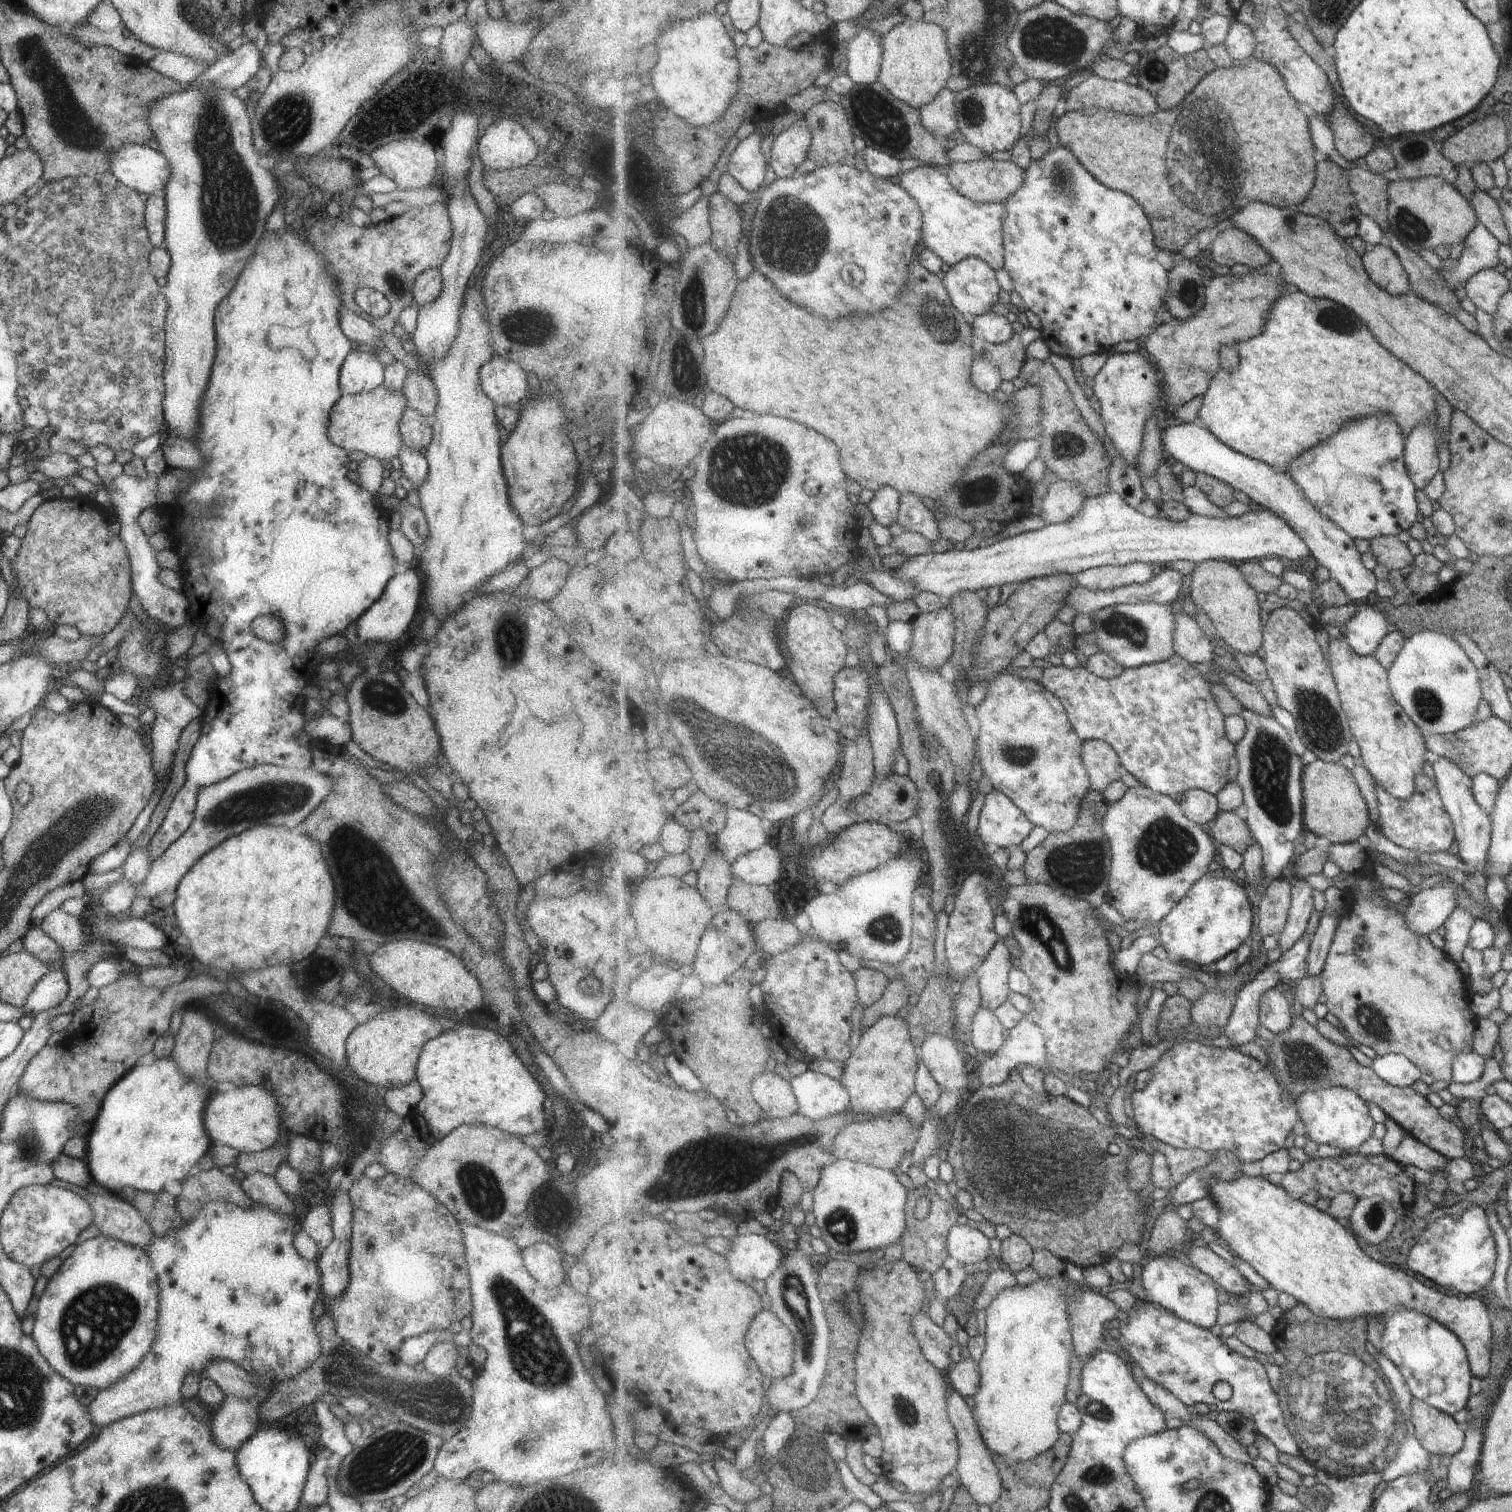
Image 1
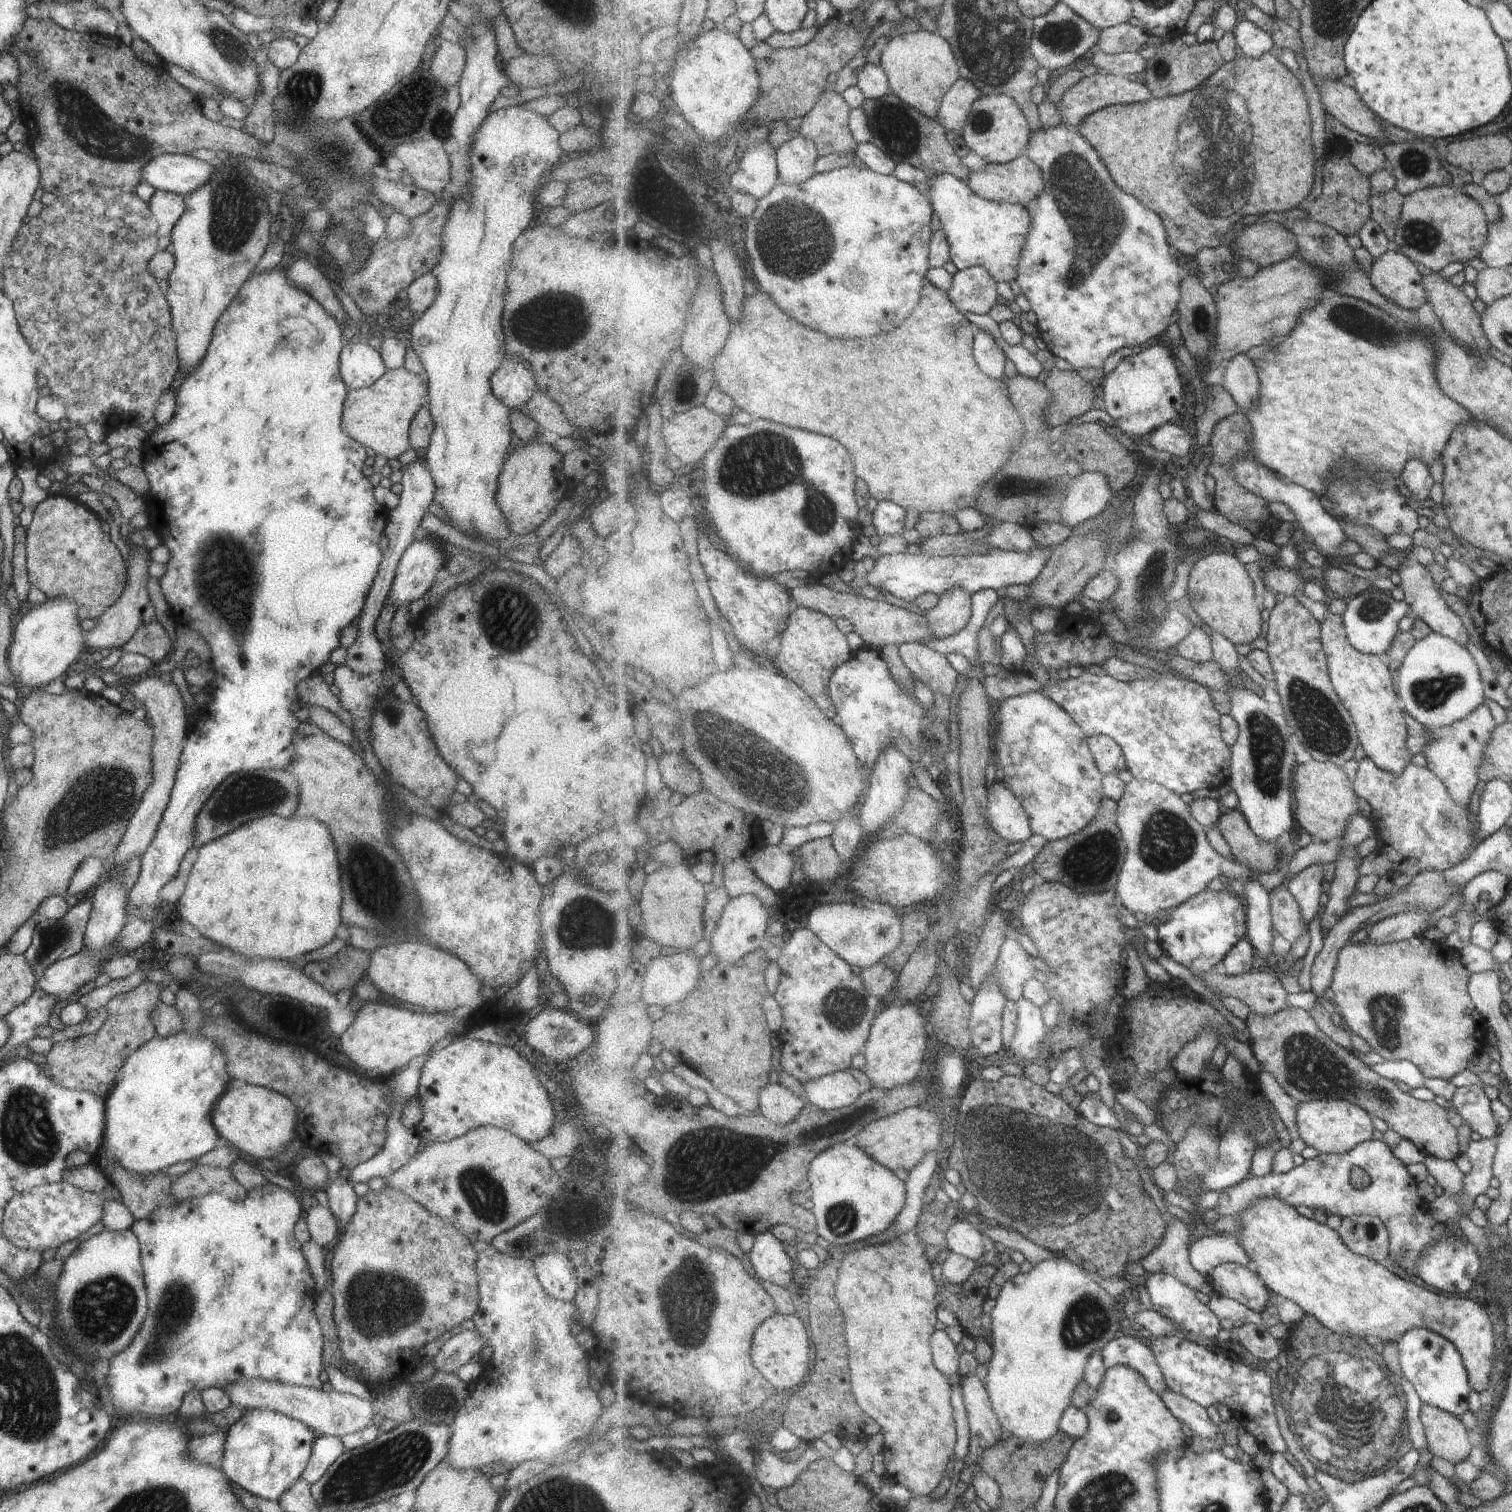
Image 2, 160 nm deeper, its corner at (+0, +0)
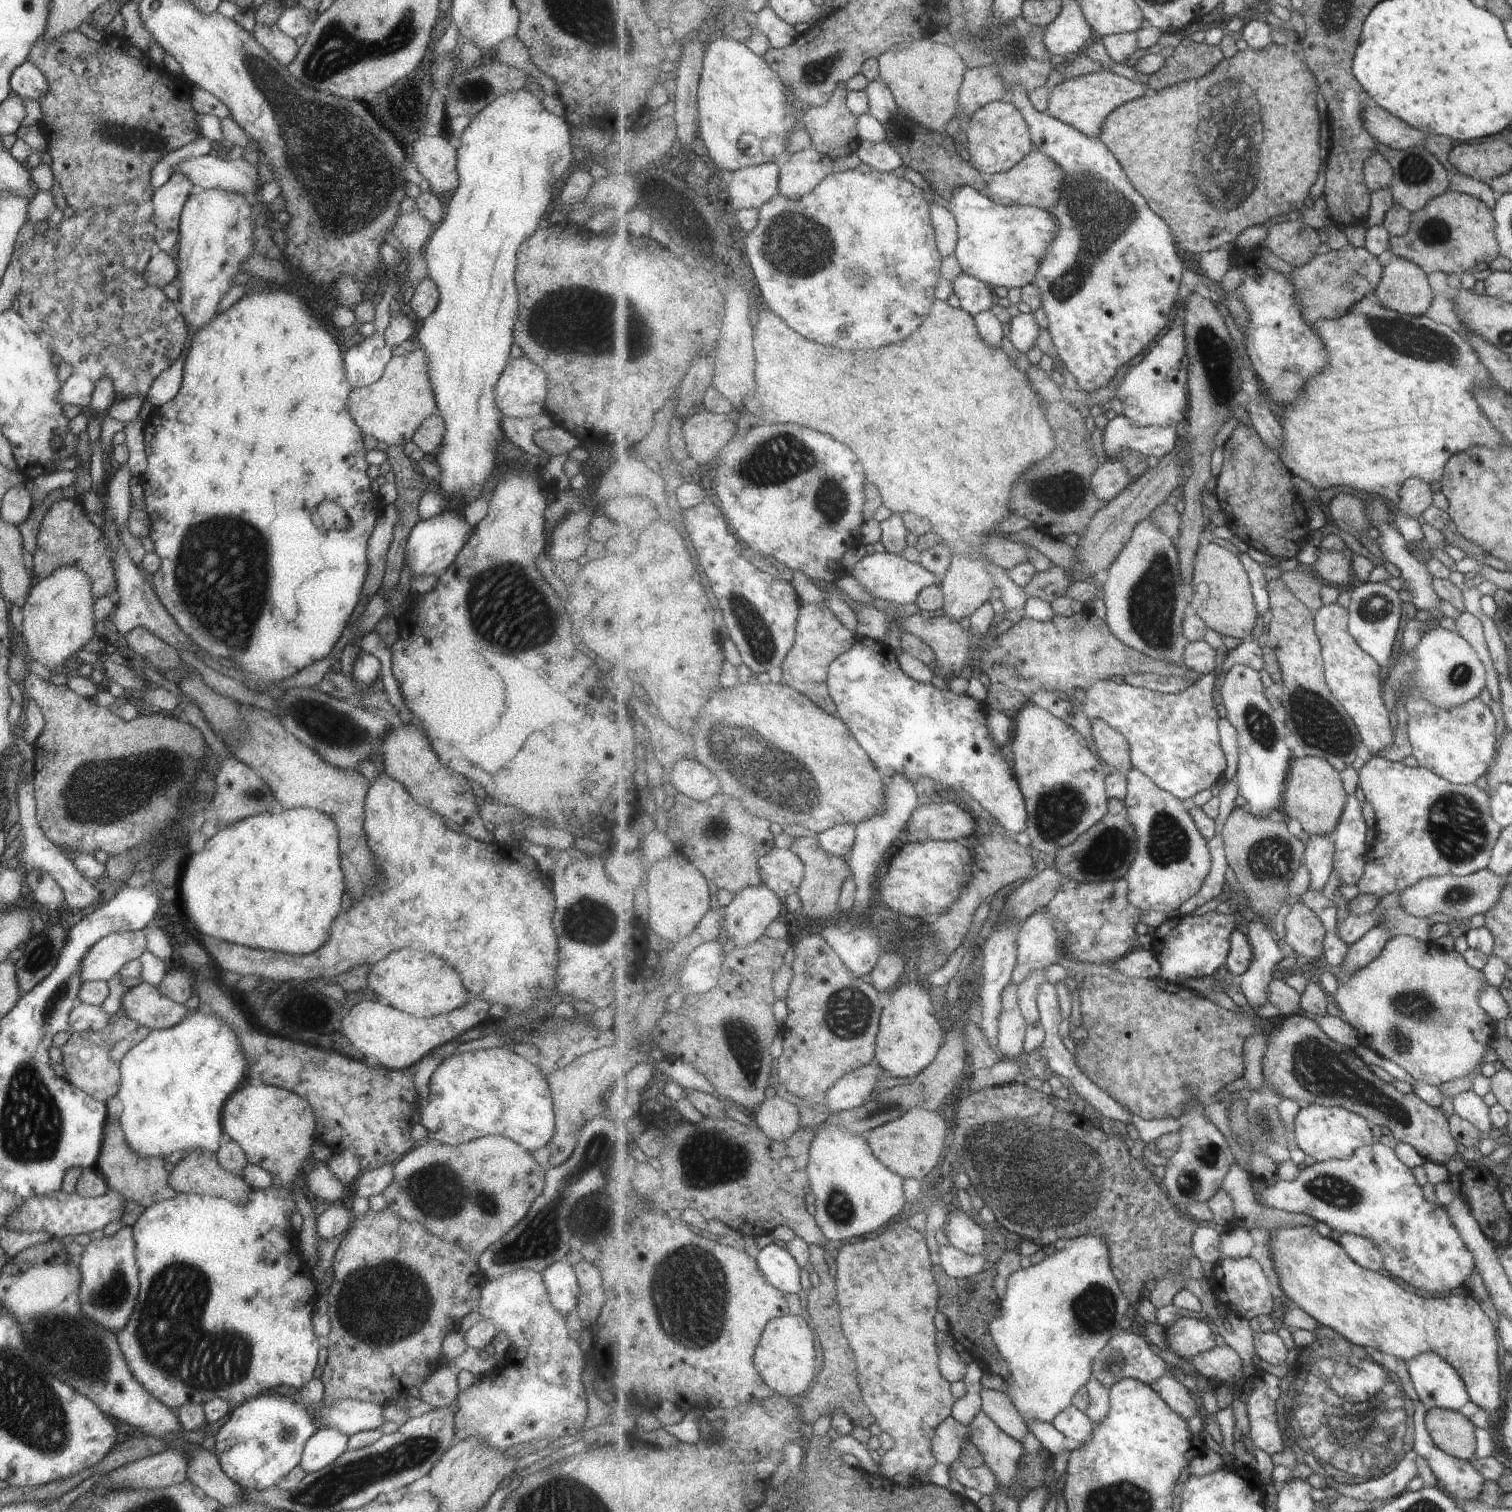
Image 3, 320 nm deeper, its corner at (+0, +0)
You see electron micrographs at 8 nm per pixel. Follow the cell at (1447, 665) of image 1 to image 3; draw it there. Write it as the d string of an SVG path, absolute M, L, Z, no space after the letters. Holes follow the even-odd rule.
M1436 627L1424 632L1414 650L1416 654L1415 683L1426 696L1426 699L1448 709L1478 696L1485 684L1485 669L1477 658L1475 651L1455 631Z

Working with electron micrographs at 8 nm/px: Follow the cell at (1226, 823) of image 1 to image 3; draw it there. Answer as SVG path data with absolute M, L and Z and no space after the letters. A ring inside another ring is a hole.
M1235 808L1227 818L1223 826L1222 834L1227 846L1229 866L1246 894L1252 901L1251 909L1255 915L1266 919L1273 924L1269 914L1279 912L1283 906L1287 906L1287 898L1291 893L1292 883L1299 872L1299 868L1305 867L1304 853L1306 843L1289 832L1287 824L1279 816L1258 817L1250 810Z

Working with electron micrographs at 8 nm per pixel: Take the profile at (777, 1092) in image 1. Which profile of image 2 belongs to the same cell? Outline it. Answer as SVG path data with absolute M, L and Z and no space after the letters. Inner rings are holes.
M779 1083L767 1084L760 1095L760 1110L771 1122L790 1124L807 1108L805 1100Z

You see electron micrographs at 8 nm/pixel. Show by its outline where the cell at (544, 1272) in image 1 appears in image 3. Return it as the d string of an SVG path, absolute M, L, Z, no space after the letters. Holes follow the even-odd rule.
M557 1261L549 1265L541 1274L550 1303L561 1314L574 1312L578 1301L578 1284L572 1266Z

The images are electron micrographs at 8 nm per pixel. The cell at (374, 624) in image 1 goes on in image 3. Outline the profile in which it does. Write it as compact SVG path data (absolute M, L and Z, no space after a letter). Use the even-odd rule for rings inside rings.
M444 507L439 514L428 519L419 519L410 530L404 547L404 558L409 571L412 574L434 574L442 573L456 557L456 554L465 544L465 536L469 536L474 527L465 521L465 517L456 512L452 507Z

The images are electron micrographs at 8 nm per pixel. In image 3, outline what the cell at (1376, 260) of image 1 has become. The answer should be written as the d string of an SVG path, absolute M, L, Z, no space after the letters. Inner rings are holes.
M1395 255L1384 267L1375 295L1377 301L1388 309L1412 317L1423 318L1431 304L1431 289L1427 286L1422 267Z

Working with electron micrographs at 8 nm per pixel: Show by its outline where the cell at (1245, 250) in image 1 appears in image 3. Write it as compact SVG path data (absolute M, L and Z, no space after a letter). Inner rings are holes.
M1301 219L1271 225L1265 239L1267 248L1293 267L1304 267L1322 252L1317 229Z

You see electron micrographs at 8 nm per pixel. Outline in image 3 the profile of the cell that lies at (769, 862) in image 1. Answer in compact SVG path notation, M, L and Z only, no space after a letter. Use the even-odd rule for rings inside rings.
M773 848L759 859L762 882L765 882L779 898L789 898L799 892L799 886L805 878L805 865L791 850Z

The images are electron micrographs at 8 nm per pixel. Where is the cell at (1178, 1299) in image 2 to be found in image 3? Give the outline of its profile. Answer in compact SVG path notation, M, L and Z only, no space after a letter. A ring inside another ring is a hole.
M1193 1314L1182 1316L1166 1330L1167 1344L1177 1356L1192 1360L1216 1347L1215 1336L1209 1324Z

